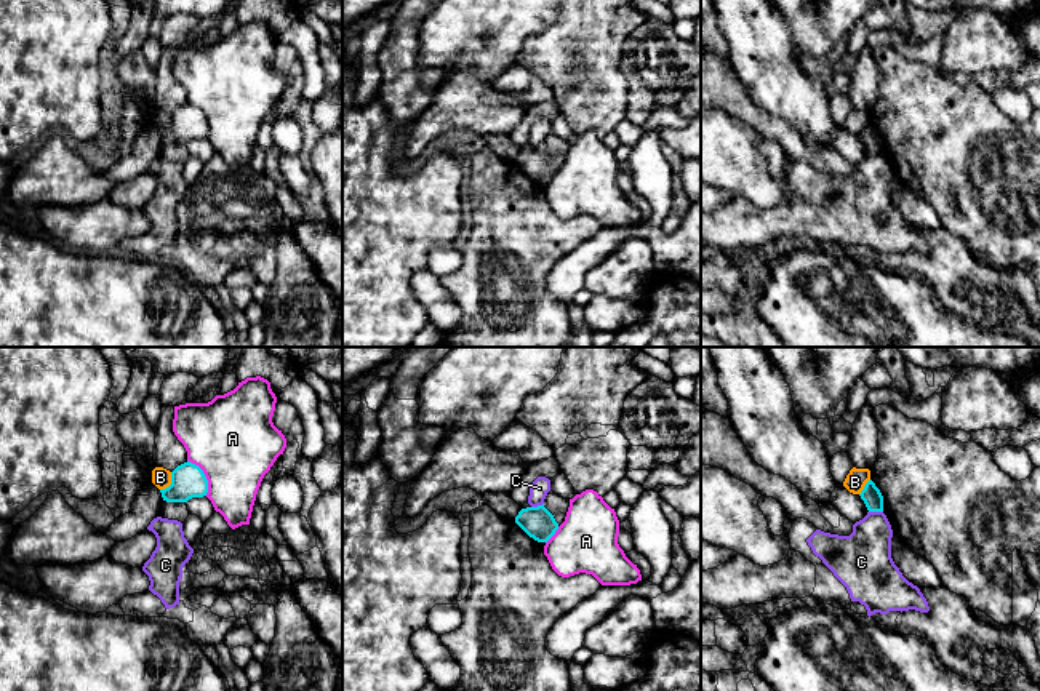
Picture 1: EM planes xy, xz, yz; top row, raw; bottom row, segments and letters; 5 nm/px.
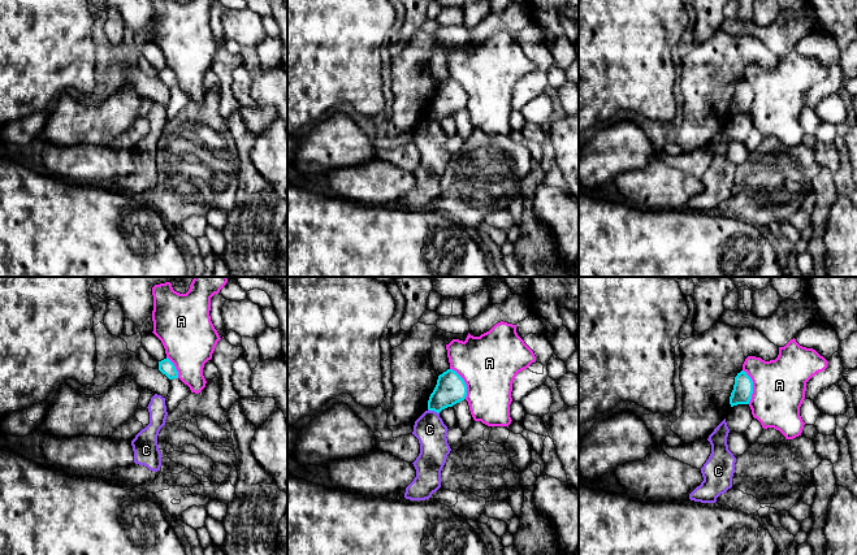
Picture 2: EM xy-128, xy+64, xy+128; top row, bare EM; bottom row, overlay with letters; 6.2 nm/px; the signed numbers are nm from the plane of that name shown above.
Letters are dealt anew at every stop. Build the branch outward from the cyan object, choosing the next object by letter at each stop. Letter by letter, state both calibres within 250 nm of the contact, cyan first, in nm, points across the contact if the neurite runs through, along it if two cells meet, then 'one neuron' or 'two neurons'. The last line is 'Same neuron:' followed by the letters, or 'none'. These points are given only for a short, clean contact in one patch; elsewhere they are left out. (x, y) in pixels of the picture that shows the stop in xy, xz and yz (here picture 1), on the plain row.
A: 180 nm thick on the cyan side, 440 nm on the other; two neurons
B: 180 nm thick on the cyan side, 100 nm on the other; border along xy (172, 114), (172, 123), (160, 131); two neurons
C: 100 nm thick on the cyan side, 280 nm on the other; border along yz (869, 152), (882, 154); two neurons
Same neuron: none

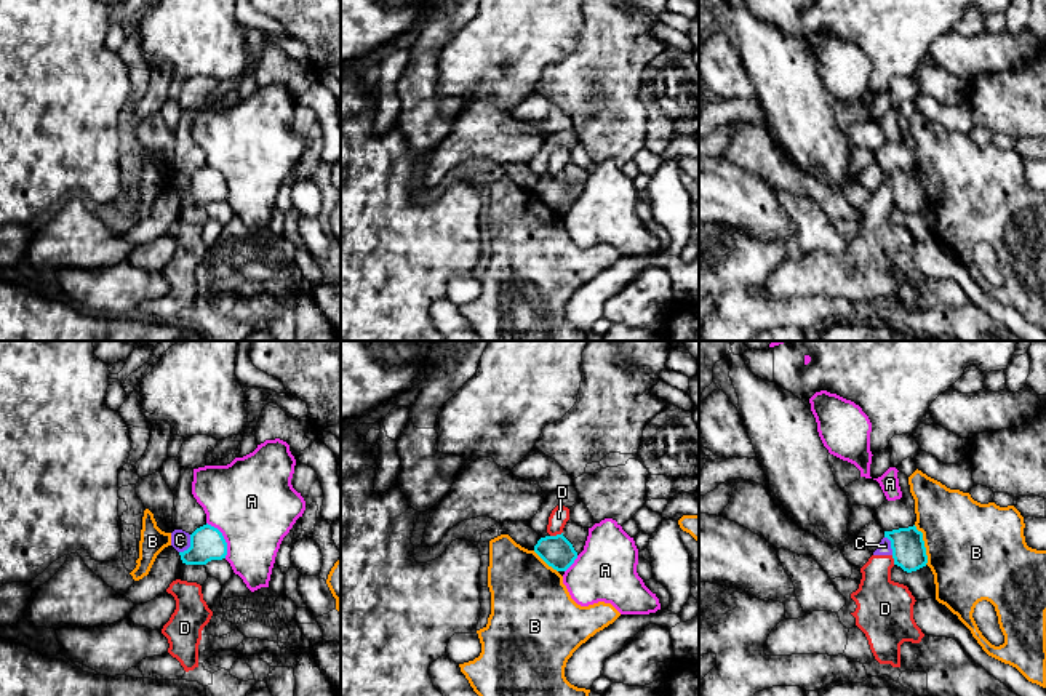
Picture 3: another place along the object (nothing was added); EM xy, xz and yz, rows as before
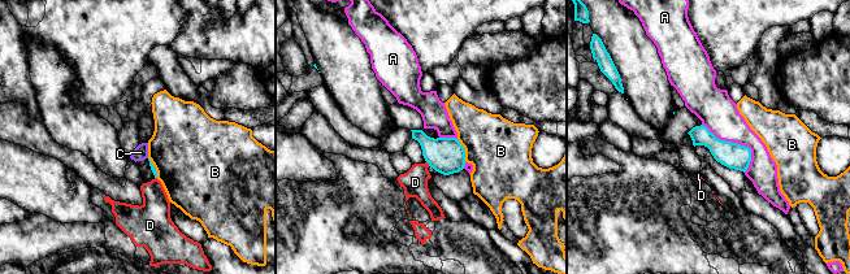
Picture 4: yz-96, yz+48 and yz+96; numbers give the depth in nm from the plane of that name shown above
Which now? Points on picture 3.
A: 180 nm thick on the cyan side, 440 nm on the other; two neurons
B: 170 nm thick on the cyan side, 460 nm on the other; border along yz (914, 167), (922, 175), (926, 205); two neurons
C: 180 nm thick on the cyan side, 100 nm on the other; border along xy (191, 176), (191, 186), (179, 194); two neurons
D: 160 nm thick on the cyan side, 90 nm on the other; border along xz (562, 173), (550, 178); two neurons
Same neuron: none

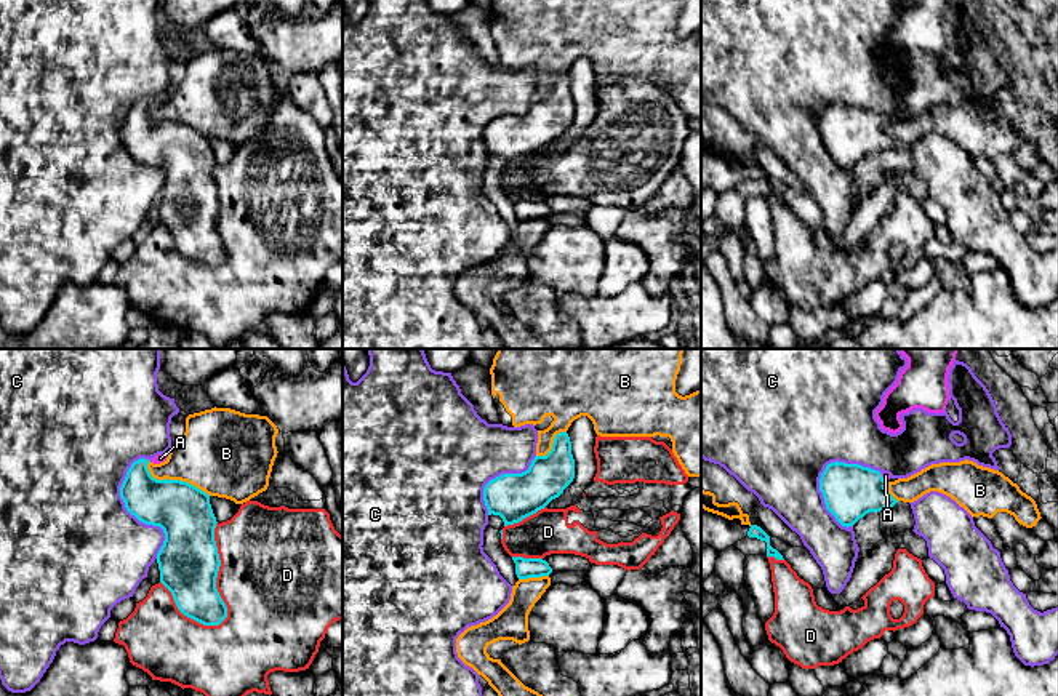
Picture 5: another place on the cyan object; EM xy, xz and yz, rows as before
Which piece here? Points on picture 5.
A: 280 nm thick on the cyan side, 30 nm on the other; runs through yz (850, 133), (863, 132), (882, 119), (885, 117); one neuron
B: 280 nm thick on the cyan side, 380 nm on the other; two neurons
C: 280 nm thick on the cyan side, 500 nm on the other; two neurons
D: 300 nm thick on the cyan side, 460 nm on the other; two neurons
Same neuron: A

